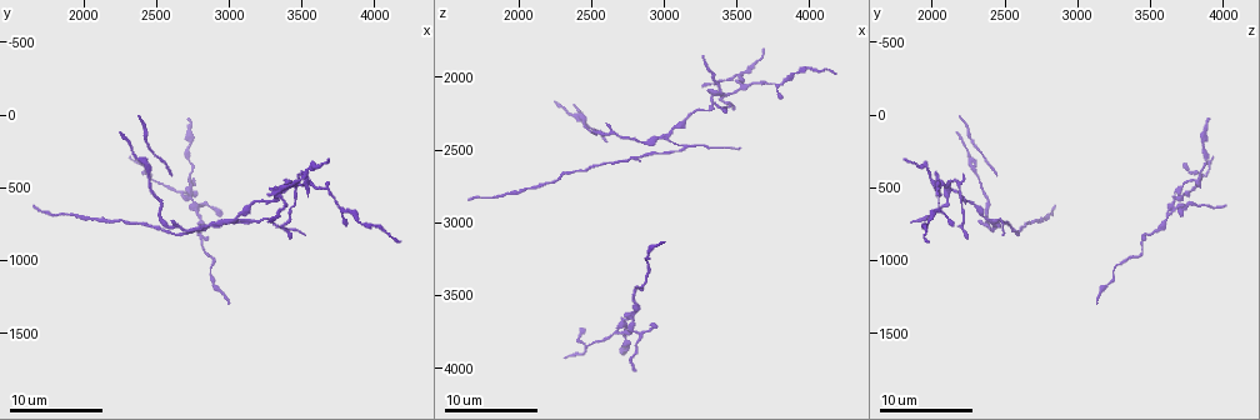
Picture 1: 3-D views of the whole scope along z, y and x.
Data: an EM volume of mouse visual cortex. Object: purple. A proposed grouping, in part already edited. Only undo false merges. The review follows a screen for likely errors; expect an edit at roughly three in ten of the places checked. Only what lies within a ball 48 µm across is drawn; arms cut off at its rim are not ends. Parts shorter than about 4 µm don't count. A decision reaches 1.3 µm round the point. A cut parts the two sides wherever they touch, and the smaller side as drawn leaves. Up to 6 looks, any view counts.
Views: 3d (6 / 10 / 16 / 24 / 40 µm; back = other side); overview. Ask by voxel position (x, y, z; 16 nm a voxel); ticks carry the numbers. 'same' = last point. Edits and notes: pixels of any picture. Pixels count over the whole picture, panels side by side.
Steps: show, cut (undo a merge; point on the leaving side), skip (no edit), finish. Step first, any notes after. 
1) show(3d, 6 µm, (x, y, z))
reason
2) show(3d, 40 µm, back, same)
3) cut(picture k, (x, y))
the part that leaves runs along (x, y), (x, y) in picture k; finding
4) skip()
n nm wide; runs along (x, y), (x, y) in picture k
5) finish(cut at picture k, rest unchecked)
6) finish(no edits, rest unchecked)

show(3d, 16 µm, (2760, 620, 3720))
a fork

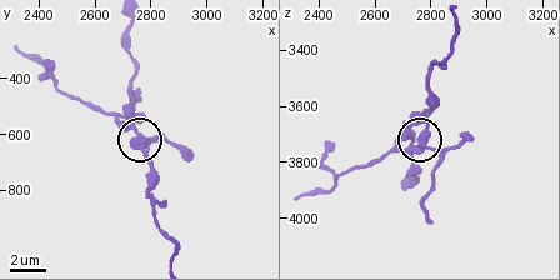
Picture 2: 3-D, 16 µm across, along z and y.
skip()
330 nm wide; all the same neuron

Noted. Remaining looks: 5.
show(3d, 10 µm, (3140, 720, 2480))
three arms meet

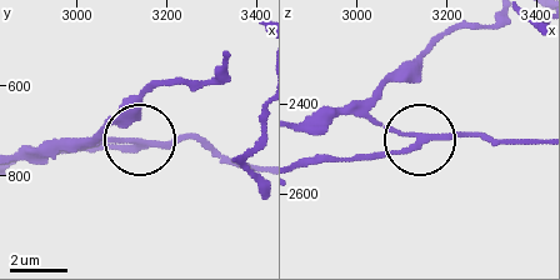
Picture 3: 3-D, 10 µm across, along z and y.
cut(picture 3, (184, 134))
180 nm wide; the part that leaves runs along (420, 136), (358, 158), (300, 160) in picture 3; a second neuron is stuck on

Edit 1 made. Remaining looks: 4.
show(3d, 16 µm, (2640, 760, 2400))
calibre changes

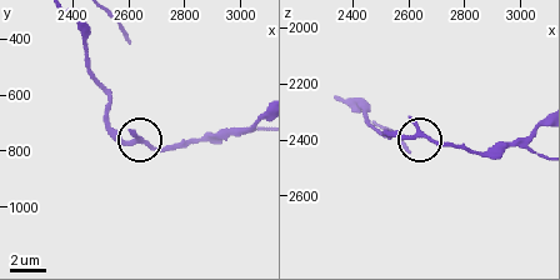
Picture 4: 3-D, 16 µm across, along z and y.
skip()
3 arms; runs along (488, 158), (423, 138), (384, 133) in picture 4; all the same neuron

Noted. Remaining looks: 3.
finish(cut at picture 3, rest unchecked)

